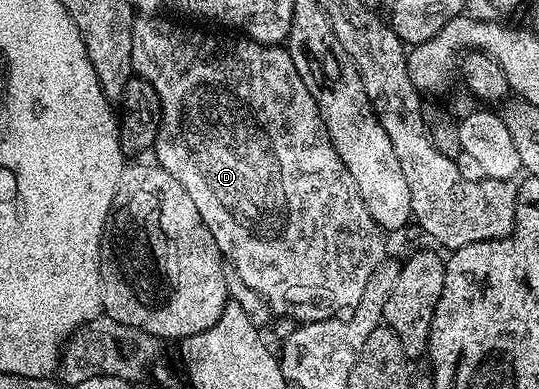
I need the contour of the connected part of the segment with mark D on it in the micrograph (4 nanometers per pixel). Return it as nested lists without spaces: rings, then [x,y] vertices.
[[[140,17],[132,24],[132,70],[139,78],[150,81],[160,98],[160,128],[156,130],[155,162],[175,177],[186,193],[190,193],[194,205],[198,205],[198,213],[202,213],[206,229],[210,229],[221,256],[230,264],[231,270],[233,267],[237,277],[254,294],[261,295],[274,310],[293,311],[301,315],[301,320],[311,321],[327,319],[355,307],[362,297],[362,289],[366,289],[366,281],[370,281],[372,274],[389,254],[388,243],[384,240],[386,232],[378,225],[378,221],[374,221],[374,217],[370,217],[370,209],[366,209],[366,201],[362,201],[362,193],[358,193],[358,184],[354,182],[354,177],[350,177],[350,169],[346,169],[342,157],[338,157],[328,130],[324,128],[324,118],[320,115],[310,89],[306,89],[306,81],[302,81],[298,69],[294,69],[294,61],[287,46],[255,43],[253,39],[236,33],[211,35],[208,31],[183,31],[164,19],[167,18]]]

